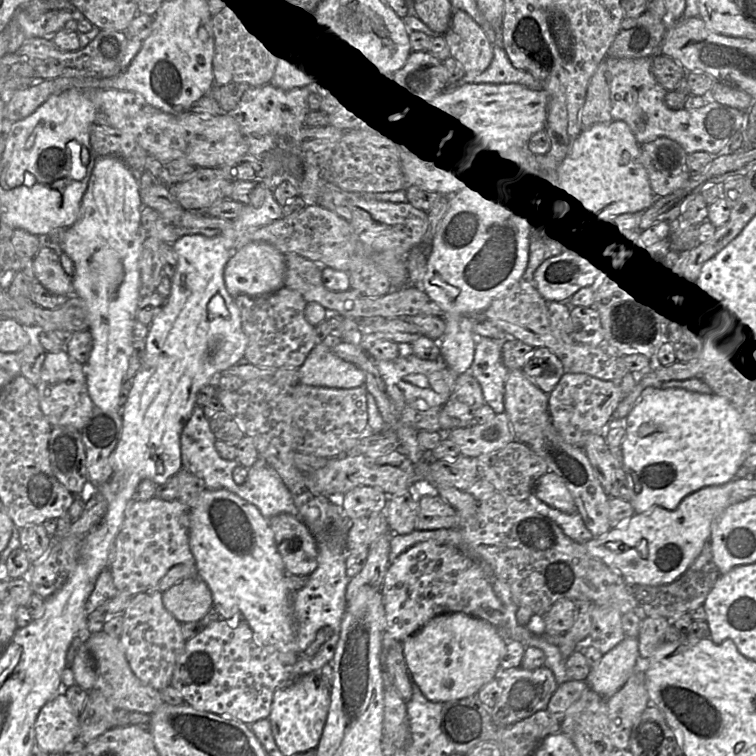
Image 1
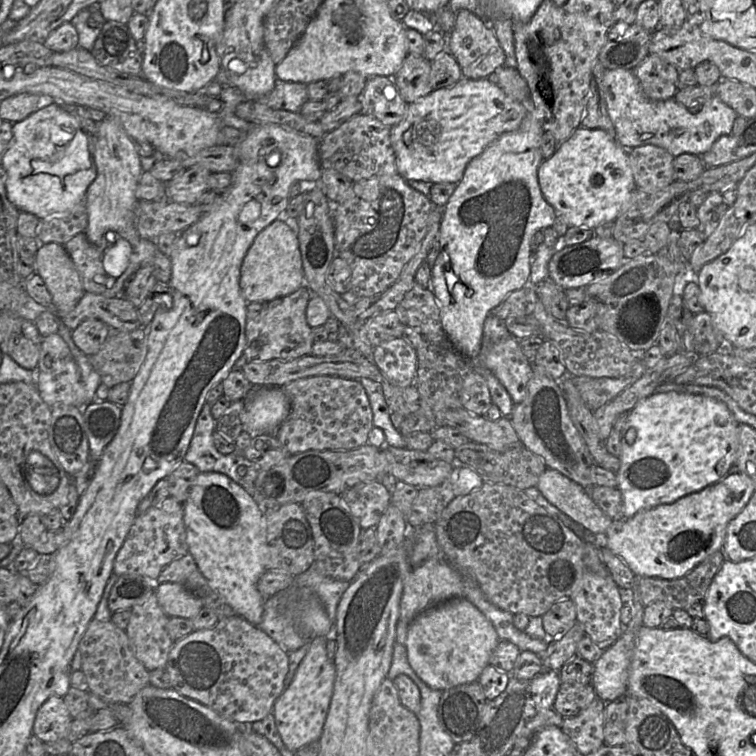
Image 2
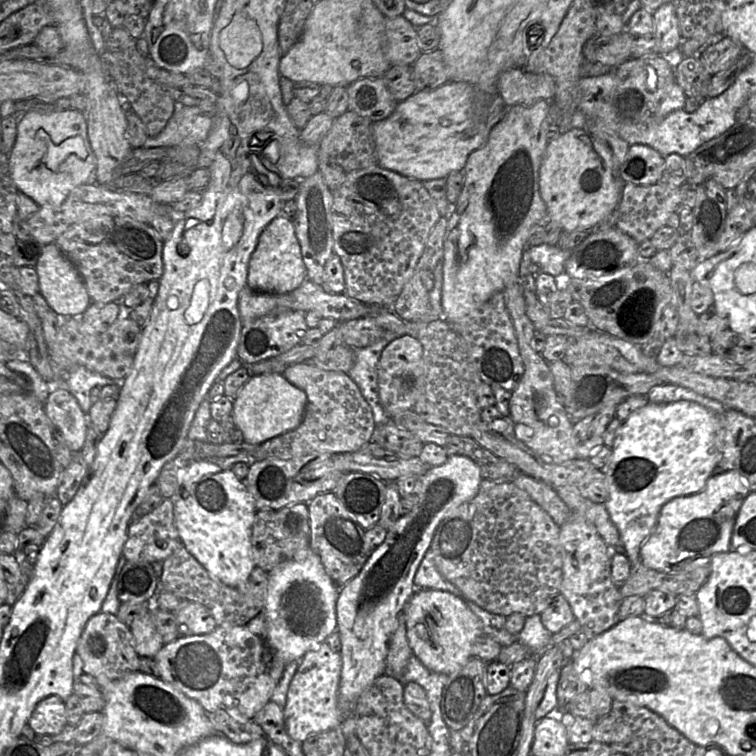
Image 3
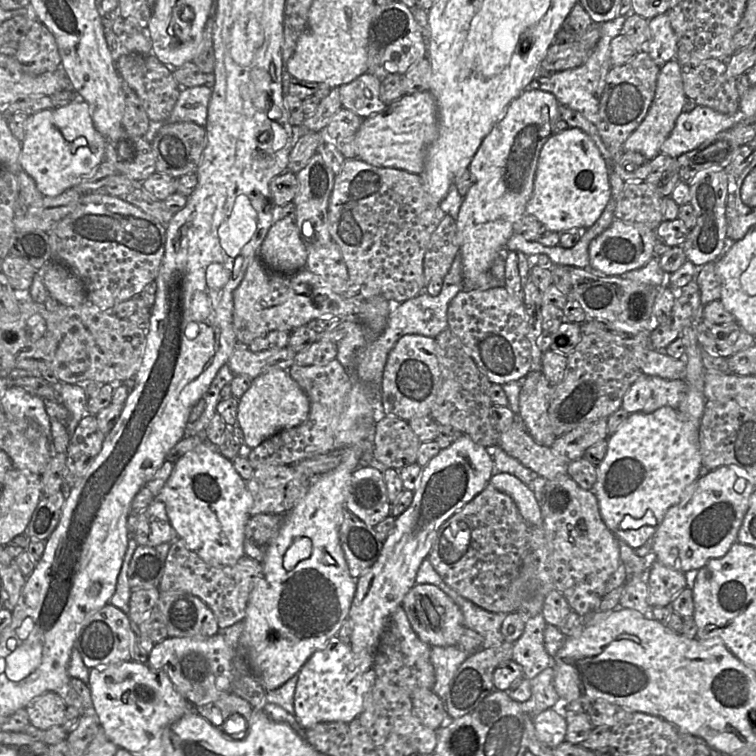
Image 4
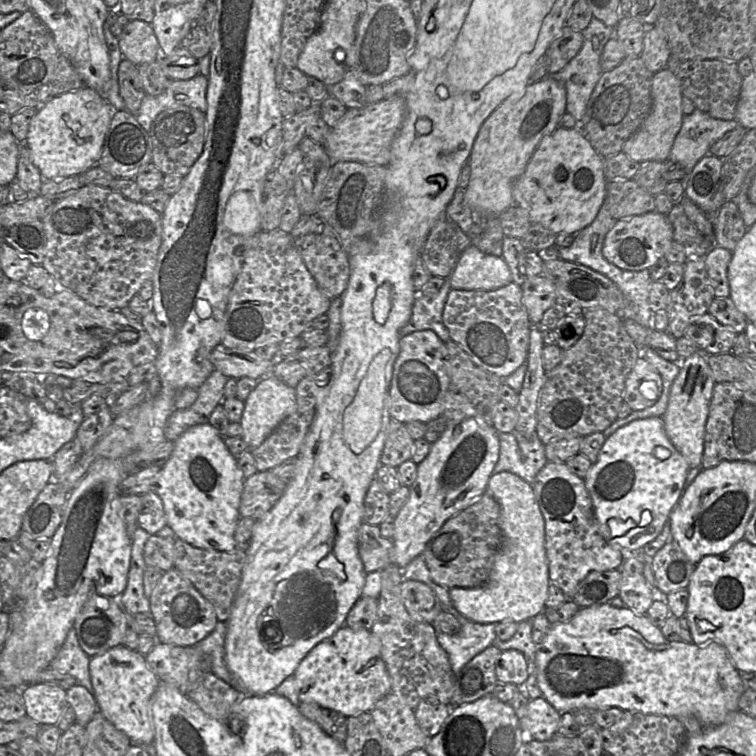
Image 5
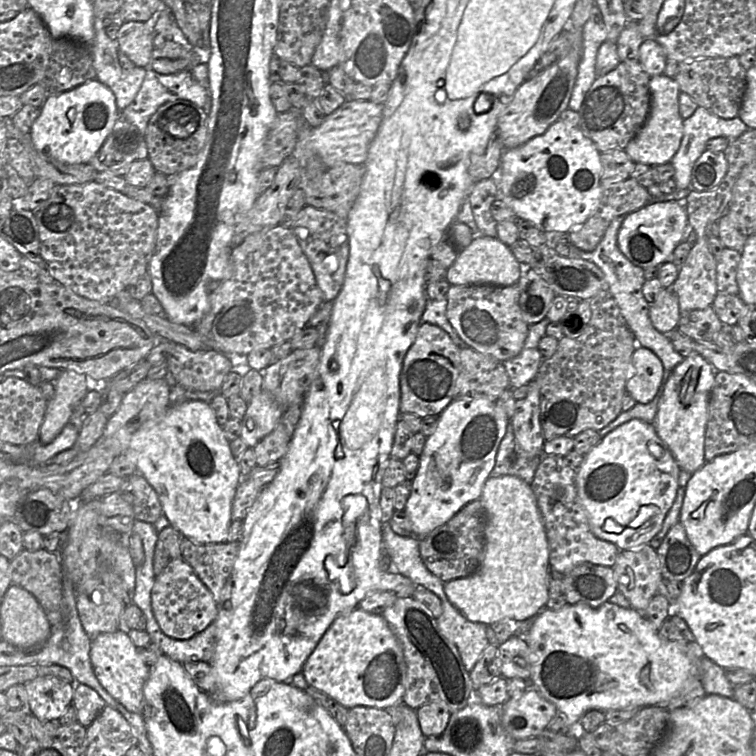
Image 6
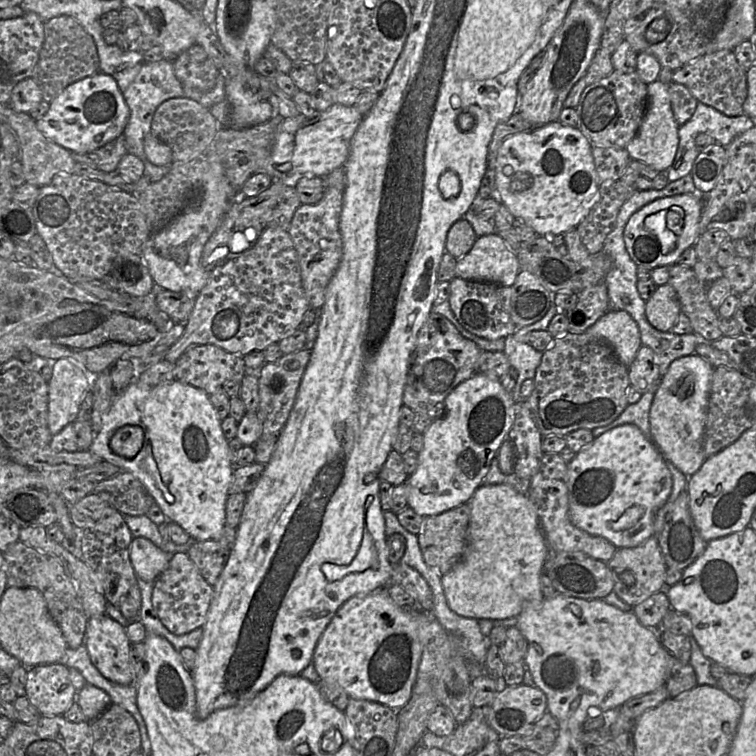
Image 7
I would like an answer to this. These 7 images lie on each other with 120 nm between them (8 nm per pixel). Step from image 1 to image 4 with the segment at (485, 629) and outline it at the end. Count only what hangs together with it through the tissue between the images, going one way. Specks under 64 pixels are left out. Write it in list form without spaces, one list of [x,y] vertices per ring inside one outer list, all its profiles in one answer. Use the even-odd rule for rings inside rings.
[[[415,584],[403,599],[408,620],[421,640],[430,646],[457,645],[464,627],[464,617],[458,605],[433,584]]]

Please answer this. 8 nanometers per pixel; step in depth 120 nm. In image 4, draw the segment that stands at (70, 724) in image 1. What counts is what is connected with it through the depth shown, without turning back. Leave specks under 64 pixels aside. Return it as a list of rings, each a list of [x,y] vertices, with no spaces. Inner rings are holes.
[[[55,692],[35,697],[26,707],[30,724],[42,731],[62,727],[66,714],[64,700]]]

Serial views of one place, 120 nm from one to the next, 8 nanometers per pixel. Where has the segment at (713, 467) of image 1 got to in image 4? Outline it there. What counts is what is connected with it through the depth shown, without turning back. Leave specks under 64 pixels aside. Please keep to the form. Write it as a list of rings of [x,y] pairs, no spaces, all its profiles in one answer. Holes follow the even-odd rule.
[[[664,406],[651,413],[629,414],[620,428],[607,438],[607,452],[597,466],[597,480],[591,490],[599,504],[601,517],[619,540],[633,549],[650,543],[666,511],[678,504],[699,478],[702,458],[699,447],[700,421],[683,416],[677,409]]]

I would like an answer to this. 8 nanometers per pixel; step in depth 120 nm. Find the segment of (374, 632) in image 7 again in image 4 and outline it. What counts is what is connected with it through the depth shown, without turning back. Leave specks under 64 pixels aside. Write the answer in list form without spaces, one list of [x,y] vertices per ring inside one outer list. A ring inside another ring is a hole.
[[[333,636],[314,652],[298,673],[294,694],[294,716],[303,728],[320,722],[351,722],[364,709],[366,695],[377,679],[374,670],[374,653],[355,652],[350,643]]]

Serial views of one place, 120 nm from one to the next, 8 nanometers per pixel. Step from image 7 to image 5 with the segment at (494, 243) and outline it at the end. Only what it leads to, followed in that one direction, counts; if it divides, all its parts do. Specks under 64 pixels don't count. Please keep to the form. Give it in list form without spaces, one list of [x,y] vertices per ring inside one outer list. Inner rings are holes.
[[[473,244],[460,254],[447,279],[456,290],[491,291],[512,282],[511,271],[502,256],[484,254]]]

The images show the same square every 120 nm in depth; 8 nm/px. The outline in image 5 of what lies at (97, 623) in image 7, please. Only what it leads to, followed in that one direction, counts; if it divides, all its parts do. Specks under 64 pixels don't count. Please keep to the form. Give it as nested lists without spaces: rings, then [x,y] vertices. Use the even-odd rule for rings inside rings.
[[[124,644],[118,645],[90,658],[89,672],[99,712],[118,730],[124,732],[133,744],[154,743],[150,704],[160,680],[147,665],[145,656],[137,650],[128,649]]]

